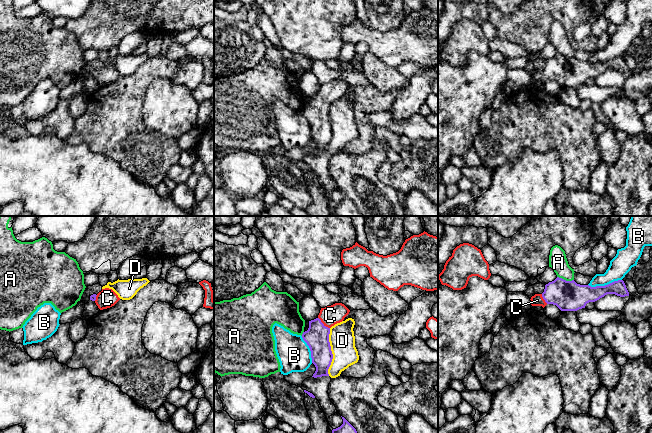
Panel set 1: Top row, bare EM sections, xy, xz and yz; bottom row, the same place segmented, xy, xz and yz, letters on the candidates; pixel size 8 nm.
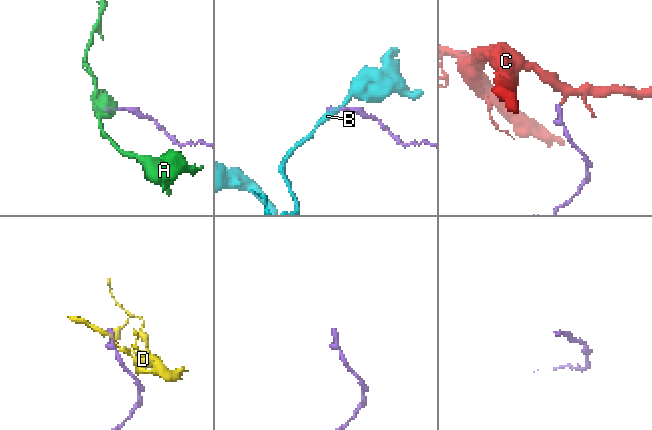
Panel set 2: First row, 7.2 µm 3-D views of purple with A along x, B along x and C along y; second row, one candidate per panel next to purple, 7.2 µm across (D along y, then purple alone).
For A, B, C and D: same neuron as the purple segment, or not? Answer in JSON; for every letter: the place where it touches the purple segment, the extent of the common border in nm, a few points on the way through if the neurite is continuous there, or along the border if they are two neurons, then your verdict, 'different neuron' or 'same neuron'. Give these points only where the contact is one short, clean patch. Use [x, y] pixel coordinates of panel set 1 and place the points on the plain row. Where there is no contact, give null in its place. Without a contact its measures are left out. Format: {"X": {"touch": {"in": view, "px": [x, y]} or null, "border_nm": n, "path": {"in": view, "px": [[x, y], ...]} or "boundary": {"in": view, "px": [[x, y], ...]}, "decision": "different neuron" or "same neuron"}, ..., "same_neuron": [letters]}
{"A": {"touch": {"in": "yz", "px": [565, 56]}, "border_nm": 140, "boundary": {"in": "yz", "px": [[557, 52], [566, 56], [573, 56]]}, "decision": "different neuron"}, "B": {"touch": {"in": "yz", "px": [605, 61]}, "border_nm": 280, "decision": "different neuron"}, "C": {"touch": {"in": "xz", "px": [322, 99]}, "border_nm": 130, "path": {"in": "xz", "px": [[317, 112], [322, 99], [330, 91]]}, "decision": "same neuron"}, "D": {"touch": {"in": "xz", "px": [331, 128]}, "border_nm": 380, "boundary": {"in": "xz", "px": [[330, 104], [329, 121], [332, 137], [328, 145], [328, 151]]}, "decision": "different neuron"}, "same_neuron": ["C"]}

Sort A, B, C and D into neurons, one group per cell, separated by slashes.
A / B / C / D

